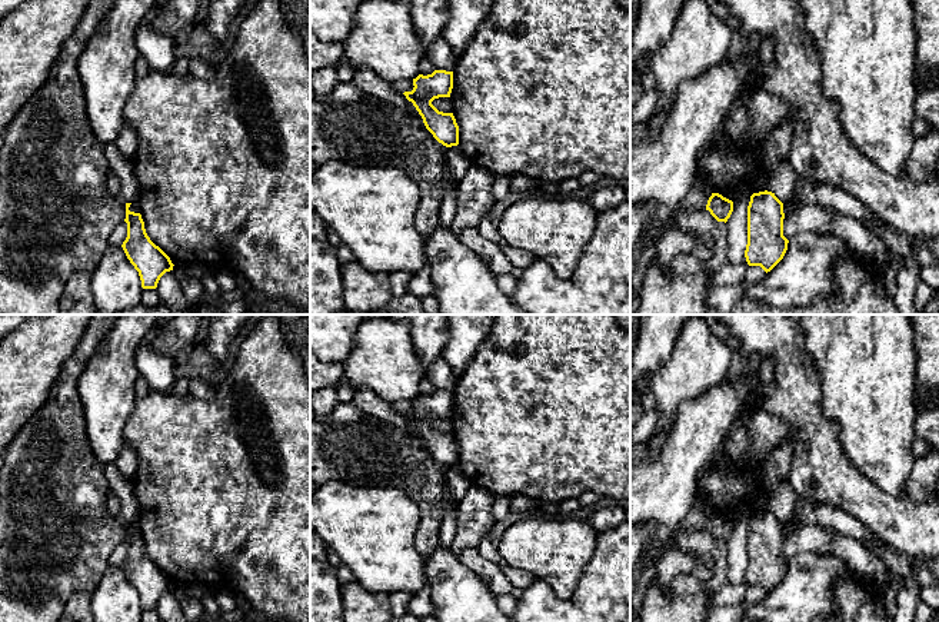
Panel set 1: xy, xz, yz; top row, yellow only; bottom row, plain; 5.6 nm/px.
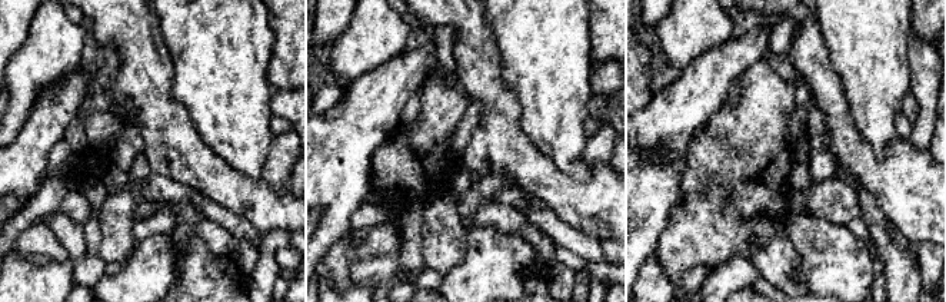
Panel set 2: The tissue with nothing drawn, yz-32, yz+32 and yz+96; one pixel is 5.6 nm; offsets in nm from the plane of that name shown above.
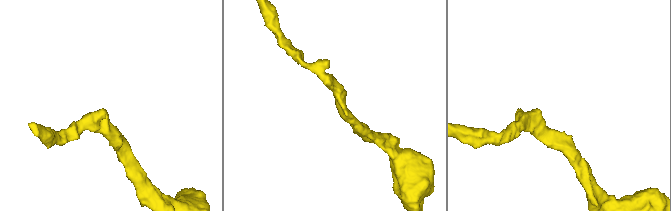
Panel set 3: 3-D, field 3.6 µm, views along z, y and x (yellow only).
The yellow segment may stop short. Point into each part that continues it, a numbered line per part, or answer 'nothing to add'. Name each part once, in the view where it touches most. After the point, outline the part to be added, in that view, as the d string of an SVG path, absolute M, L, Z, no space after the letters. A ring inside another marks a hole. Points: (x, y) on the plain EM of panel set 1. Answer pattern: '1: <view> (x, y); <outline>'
nothing to add

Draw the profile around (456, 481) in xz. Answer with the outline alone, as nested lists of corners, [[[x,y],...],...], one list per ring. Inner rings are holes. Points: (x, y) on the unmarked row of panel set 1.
[[[457,465],[447,468],[446,485],[452,492],[454,502],[459,503],[464,498],[469,488],[472,486],[472,482],[466,478],[466,475],[462,472],[462,469]]]

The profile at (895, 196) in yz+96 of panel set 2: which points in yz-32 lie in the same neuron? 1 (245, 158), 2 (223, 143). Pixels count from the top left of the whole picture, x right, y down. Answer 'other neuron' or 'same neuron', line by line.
1: other neuron
2: other neuron

